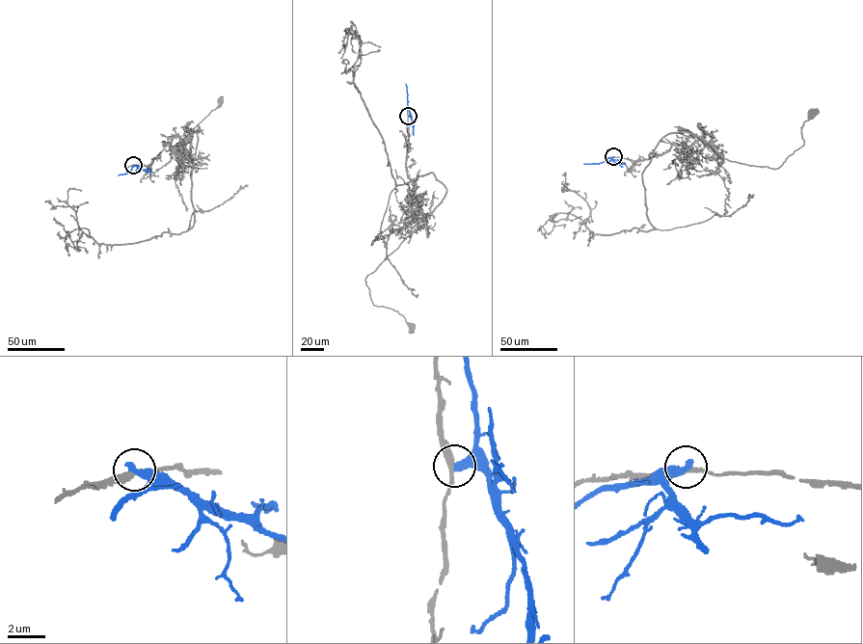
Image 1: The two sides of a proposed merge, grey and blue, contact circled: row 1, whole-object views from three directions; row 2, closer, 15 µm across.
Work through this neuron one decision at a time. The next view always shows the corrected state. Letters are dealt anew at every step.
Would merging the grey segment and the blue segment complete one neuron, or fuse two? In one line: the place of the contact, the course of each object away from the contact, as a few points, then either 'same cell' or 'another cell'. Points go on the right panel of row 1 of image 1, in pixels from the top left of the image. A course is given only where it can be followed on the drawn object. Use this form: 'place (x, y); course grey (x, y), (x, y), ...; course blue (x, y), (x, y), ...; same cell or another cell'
place (613, 156); course grey (613, 157), (648, 159), (697, 137), (731, 161), (777, 169), (803, 145), (801, 128), (813, 114); course blue (613, 156), (599, 163), (583, 164); another cell

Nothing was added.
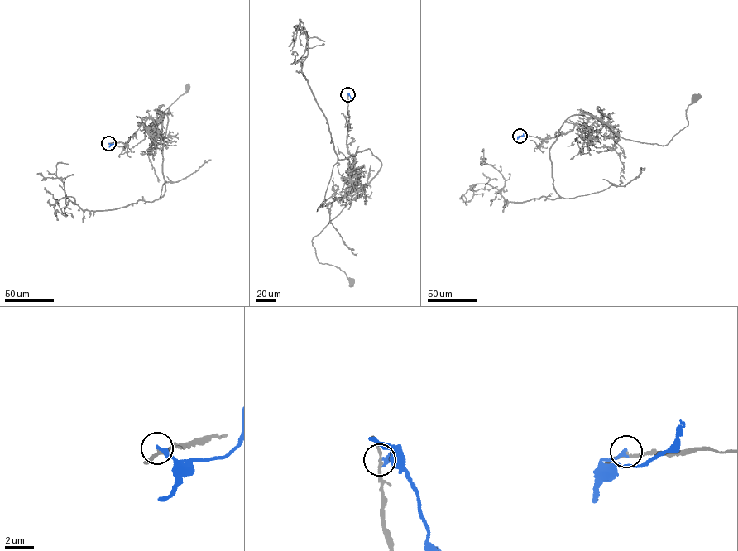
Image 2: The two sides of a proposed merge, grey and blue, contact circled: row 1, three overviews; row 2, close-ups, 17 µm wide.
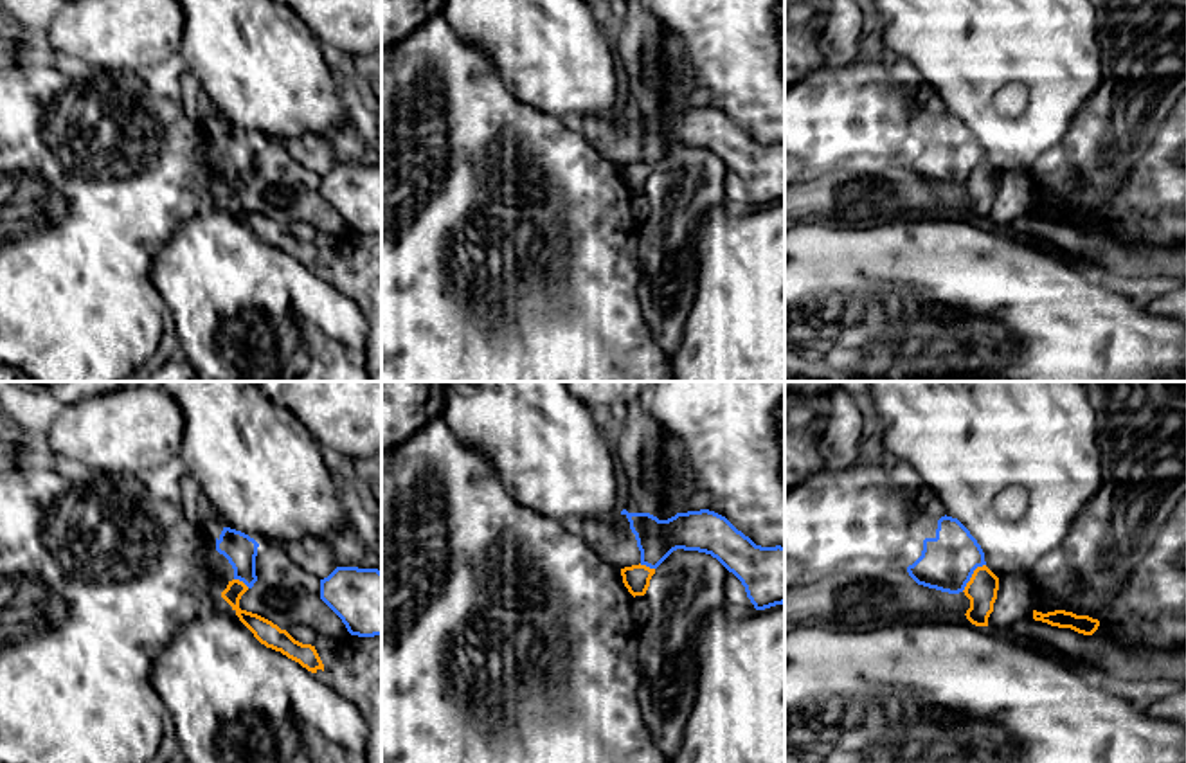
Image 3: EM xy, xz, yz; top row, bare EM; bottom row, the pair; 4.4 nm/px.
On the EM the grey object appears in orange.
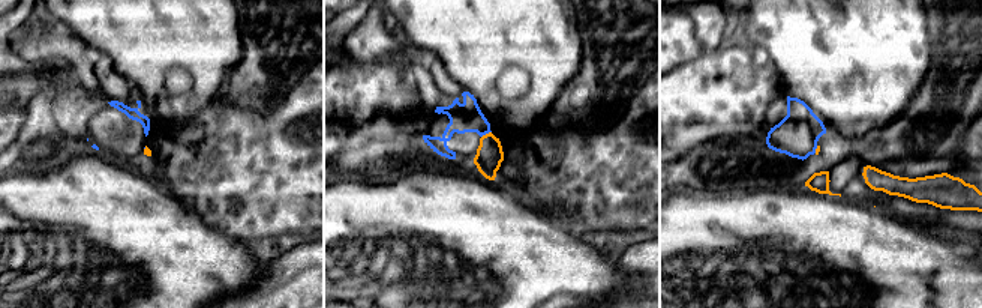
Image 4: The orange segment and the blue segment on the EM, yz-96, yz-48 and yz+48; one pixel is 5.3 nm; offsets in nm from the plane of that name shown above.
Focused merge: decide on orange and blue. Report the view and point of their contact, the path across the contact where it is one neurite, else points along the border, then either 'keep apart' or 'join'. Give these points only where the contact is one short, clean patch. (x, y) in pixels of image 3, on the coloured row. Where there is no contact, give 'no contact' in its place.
meets orange in yz at (972, 576); border along yz (985, 564), (974, 571), (961, 591); keep apart

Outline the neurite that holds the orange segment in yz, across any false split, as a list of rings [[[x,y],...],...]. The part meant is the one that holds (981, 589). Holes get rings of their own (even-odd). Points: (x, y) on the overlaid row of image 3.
[[[977,567],[965,587],[965,596],[970,599],[966,619],[975,626],[988,626],[988,617],[993,612],[997,599],[999,578],[986,567]]]

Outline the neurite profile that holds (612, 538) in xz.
[[[623,509],[606,518],[567,518],[563,525],[614,567],[641,563],[657,569],[677,549],[698,551],[716,558],[741,581],[756,610],[785,603],[785,547],[756,545],[714,511],[687,511],[659,520],[650,513]]]

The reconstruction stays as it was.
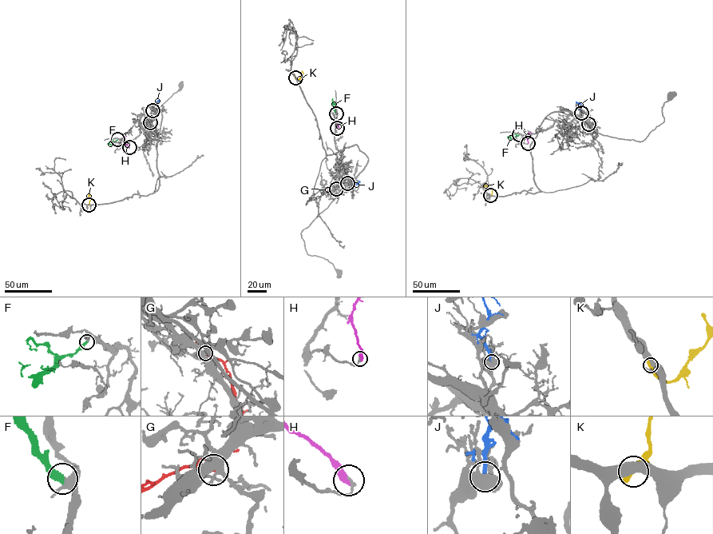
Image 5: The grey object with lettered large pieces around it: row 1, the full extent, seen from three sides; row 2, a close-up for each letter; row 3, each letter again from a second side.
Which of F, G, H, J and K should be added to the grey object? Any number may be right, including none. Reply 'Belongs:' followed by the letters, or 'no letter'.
Belongs: F

